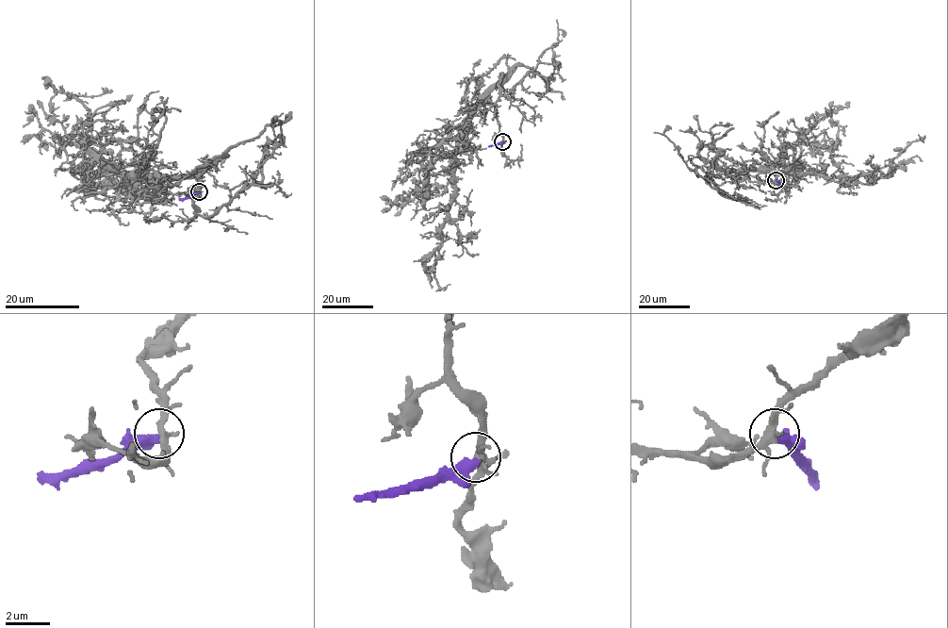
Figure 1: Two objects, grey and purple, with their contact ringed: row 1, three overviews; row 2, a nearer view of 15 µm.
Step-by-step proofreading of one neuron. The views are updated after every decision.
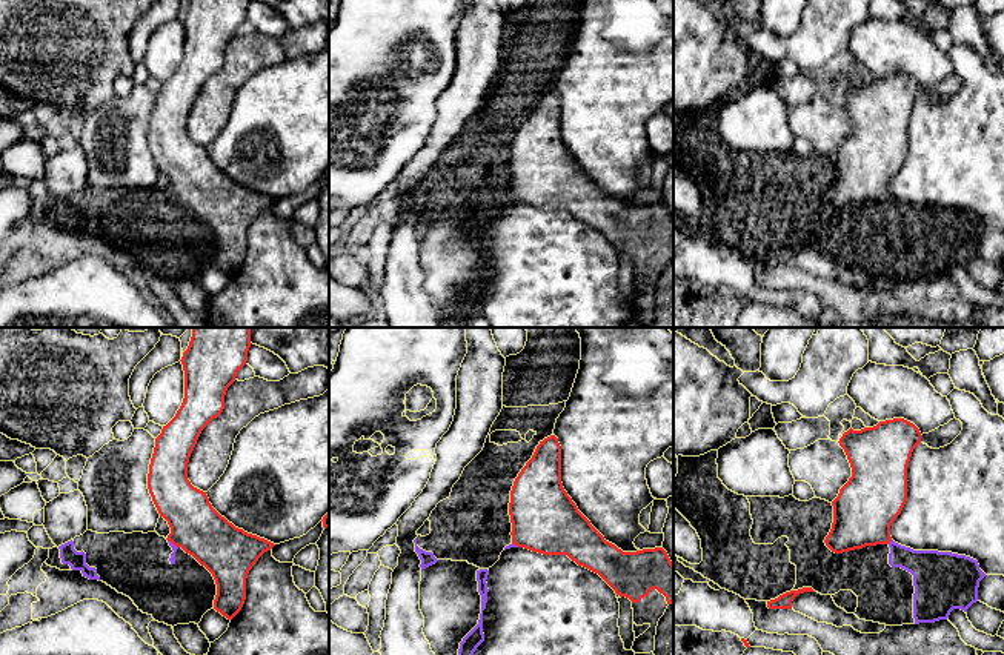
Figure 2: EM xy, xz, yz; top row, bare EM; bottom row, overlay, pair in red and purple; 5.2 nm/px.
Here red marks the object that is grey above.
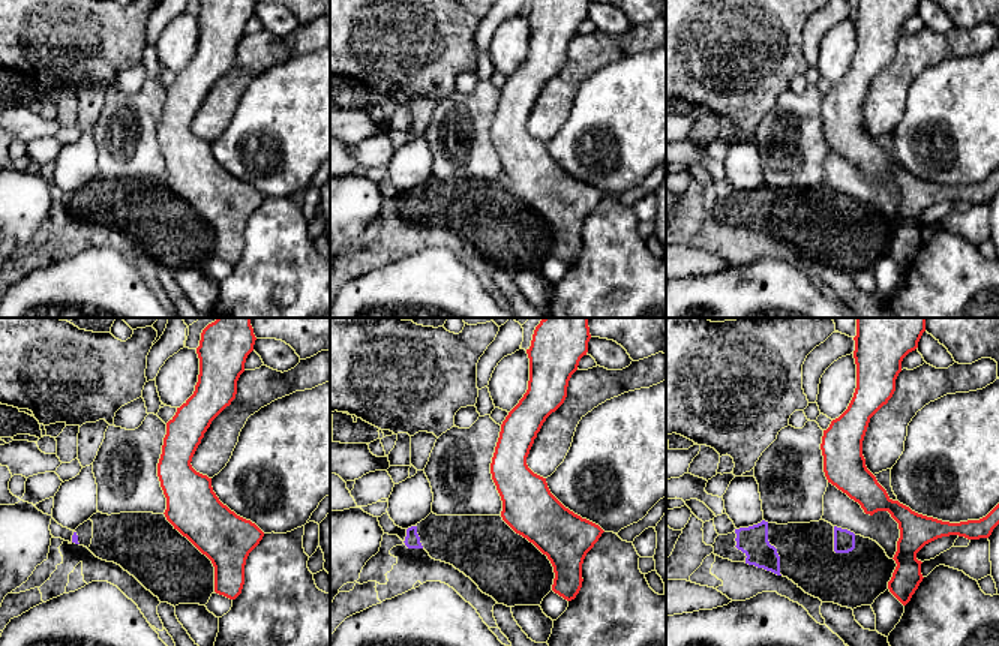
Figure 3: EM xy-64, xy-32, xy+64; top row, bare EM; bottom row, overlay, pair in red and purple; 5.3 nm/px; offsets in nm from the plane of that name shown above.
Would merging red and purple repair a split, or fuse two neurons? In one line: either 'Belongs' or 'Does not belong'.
Does not belong

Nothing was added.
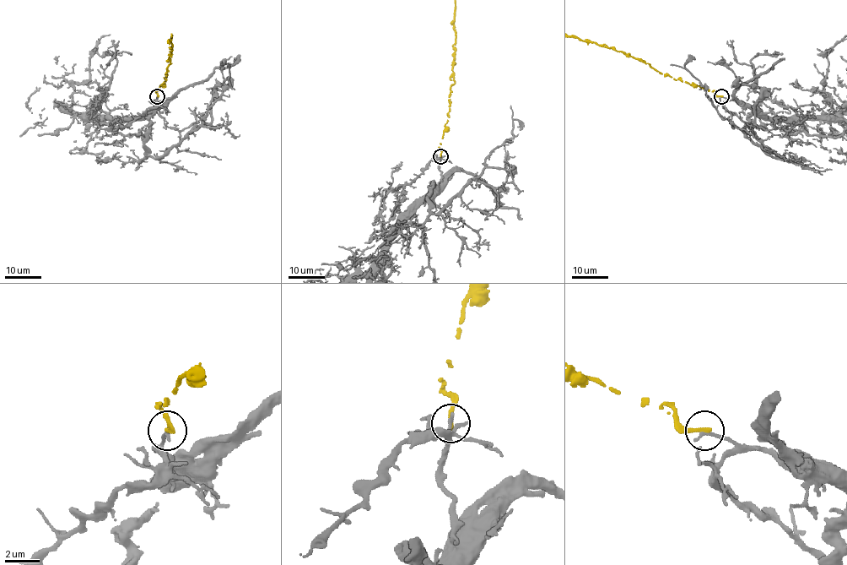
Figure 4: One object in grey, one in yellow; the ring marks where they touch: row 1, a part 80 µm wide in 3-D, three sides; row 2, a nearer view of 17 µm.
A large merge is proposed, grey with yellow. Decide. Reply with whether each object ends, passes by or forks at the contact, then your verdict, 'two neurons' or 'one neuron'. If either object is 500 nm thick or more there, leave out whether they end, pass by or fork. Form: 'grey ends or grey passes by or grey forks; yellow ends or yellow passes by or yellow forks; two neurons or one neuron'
grey ends; yellow ends; two neurons

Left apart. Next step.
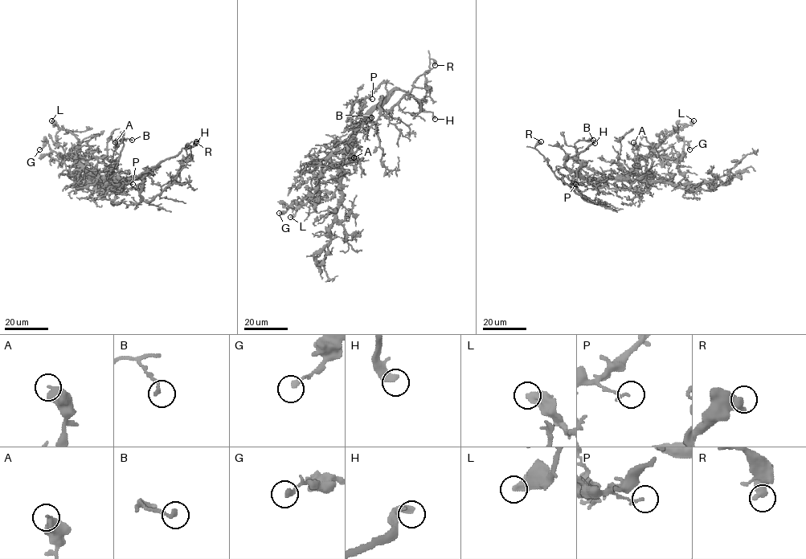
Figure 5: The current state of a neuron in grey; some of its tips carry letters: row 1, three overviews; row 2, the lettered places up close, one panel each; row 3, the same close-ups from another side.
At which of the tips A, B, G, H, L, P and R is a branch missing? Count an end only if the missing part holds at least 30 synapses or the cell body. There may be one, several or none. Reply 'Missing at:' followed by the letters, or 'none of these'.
Missing at: H, L

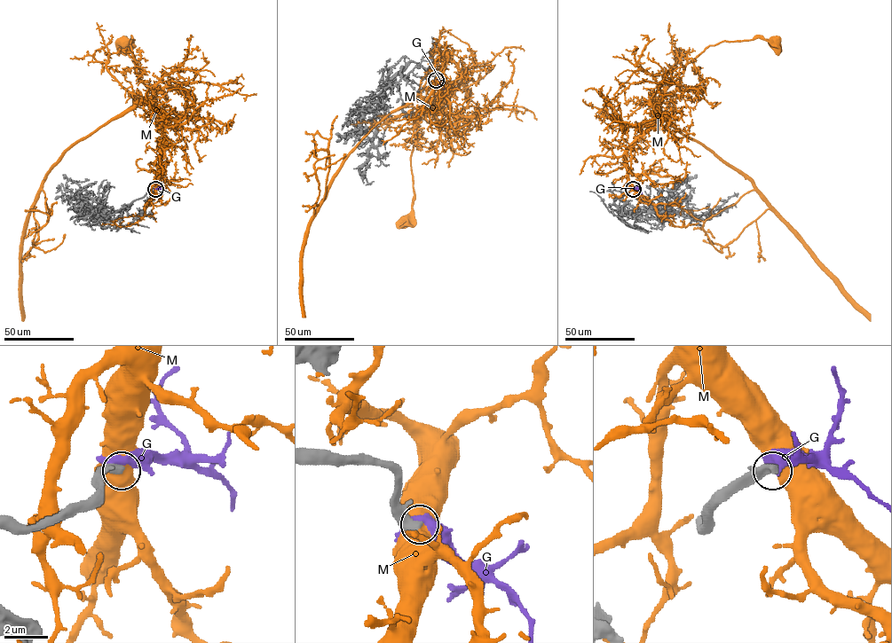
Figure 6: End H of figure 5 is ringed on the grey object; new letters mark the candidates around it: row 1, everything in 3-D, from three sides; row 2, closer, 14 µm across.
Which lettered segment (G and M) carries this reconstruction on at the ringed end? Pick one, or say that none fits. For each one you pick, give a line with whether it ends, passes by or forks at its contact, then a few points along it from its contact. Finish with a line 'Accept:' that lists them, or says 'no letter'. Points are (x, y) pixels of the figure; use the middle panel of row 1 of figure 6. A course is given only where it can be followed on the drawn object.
Accept: no letter

